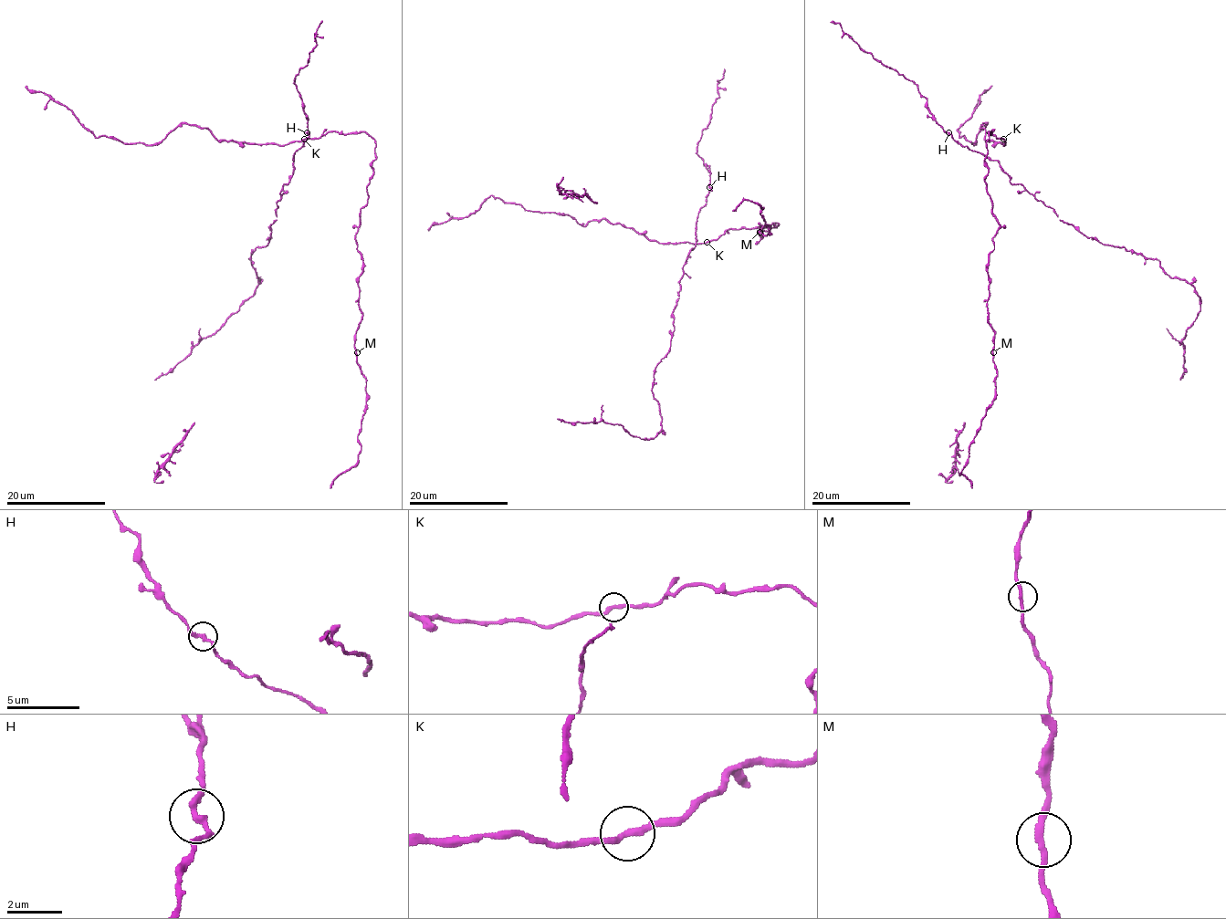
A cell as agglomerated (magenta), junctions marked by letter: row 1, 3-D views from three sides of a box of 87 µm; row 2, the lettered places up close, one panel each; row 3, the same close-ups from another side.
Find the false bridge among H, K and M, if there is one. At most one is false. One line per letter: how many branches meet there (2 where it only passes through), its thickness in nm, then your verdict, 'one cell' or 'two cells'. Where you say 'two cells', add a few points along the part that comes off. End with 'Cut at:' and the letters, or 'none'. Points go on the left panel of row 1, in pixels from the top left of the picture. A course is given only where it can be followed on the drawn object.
H: 2 | 240 nm | one cell
K: 2 | 240 nm | one cell
M: 2 | 240 nm | one cell
Cut at: none

